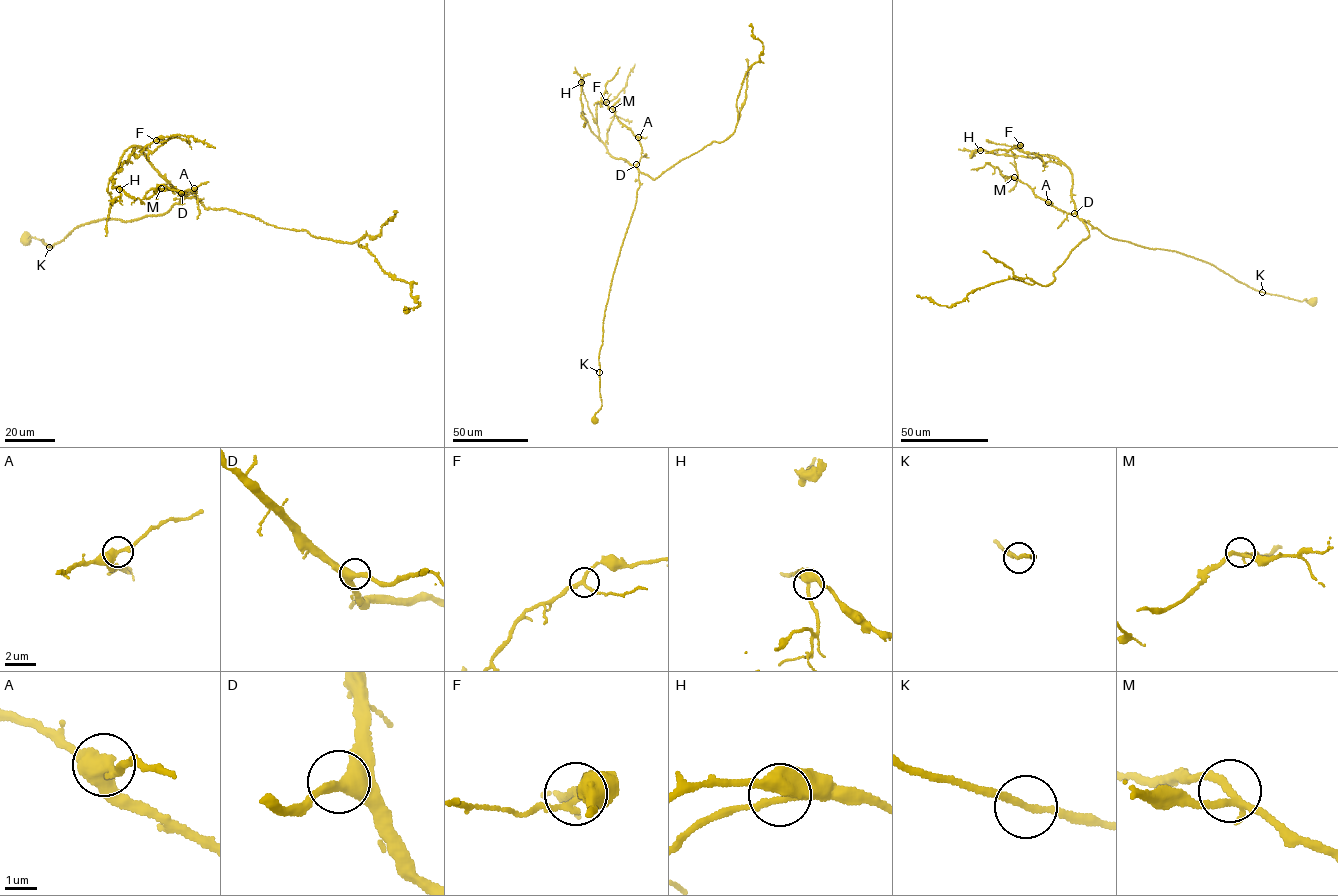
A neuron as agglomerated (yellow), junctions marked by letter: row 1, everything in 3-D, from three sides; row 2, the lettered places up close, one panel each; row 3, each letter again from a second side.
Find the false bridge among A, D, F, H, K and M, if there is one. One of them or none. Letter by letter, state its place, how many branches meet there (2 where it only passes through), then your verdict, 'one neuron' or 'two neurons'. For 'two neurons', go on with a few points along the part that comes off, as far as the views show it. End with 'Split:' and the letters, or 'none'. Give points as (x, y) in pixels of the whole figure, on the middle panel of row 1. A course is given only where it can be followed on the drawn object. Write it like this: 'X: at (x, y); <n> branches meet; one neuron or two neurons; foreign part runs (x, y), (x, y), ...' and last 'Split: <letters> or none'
A: at (638, 137); 3 branches meet; one neuron
D: at (636, 164); 2 branches meet; one neuron
F: at (606, 102); 3 branches meet; one neuron
H: at (581, 82); 3 branches meet; one neuron
K: at (599, 372); 2 branches meet; one neuron
M: at (612, 109); 3 branches meet; one neuron
Split: none

